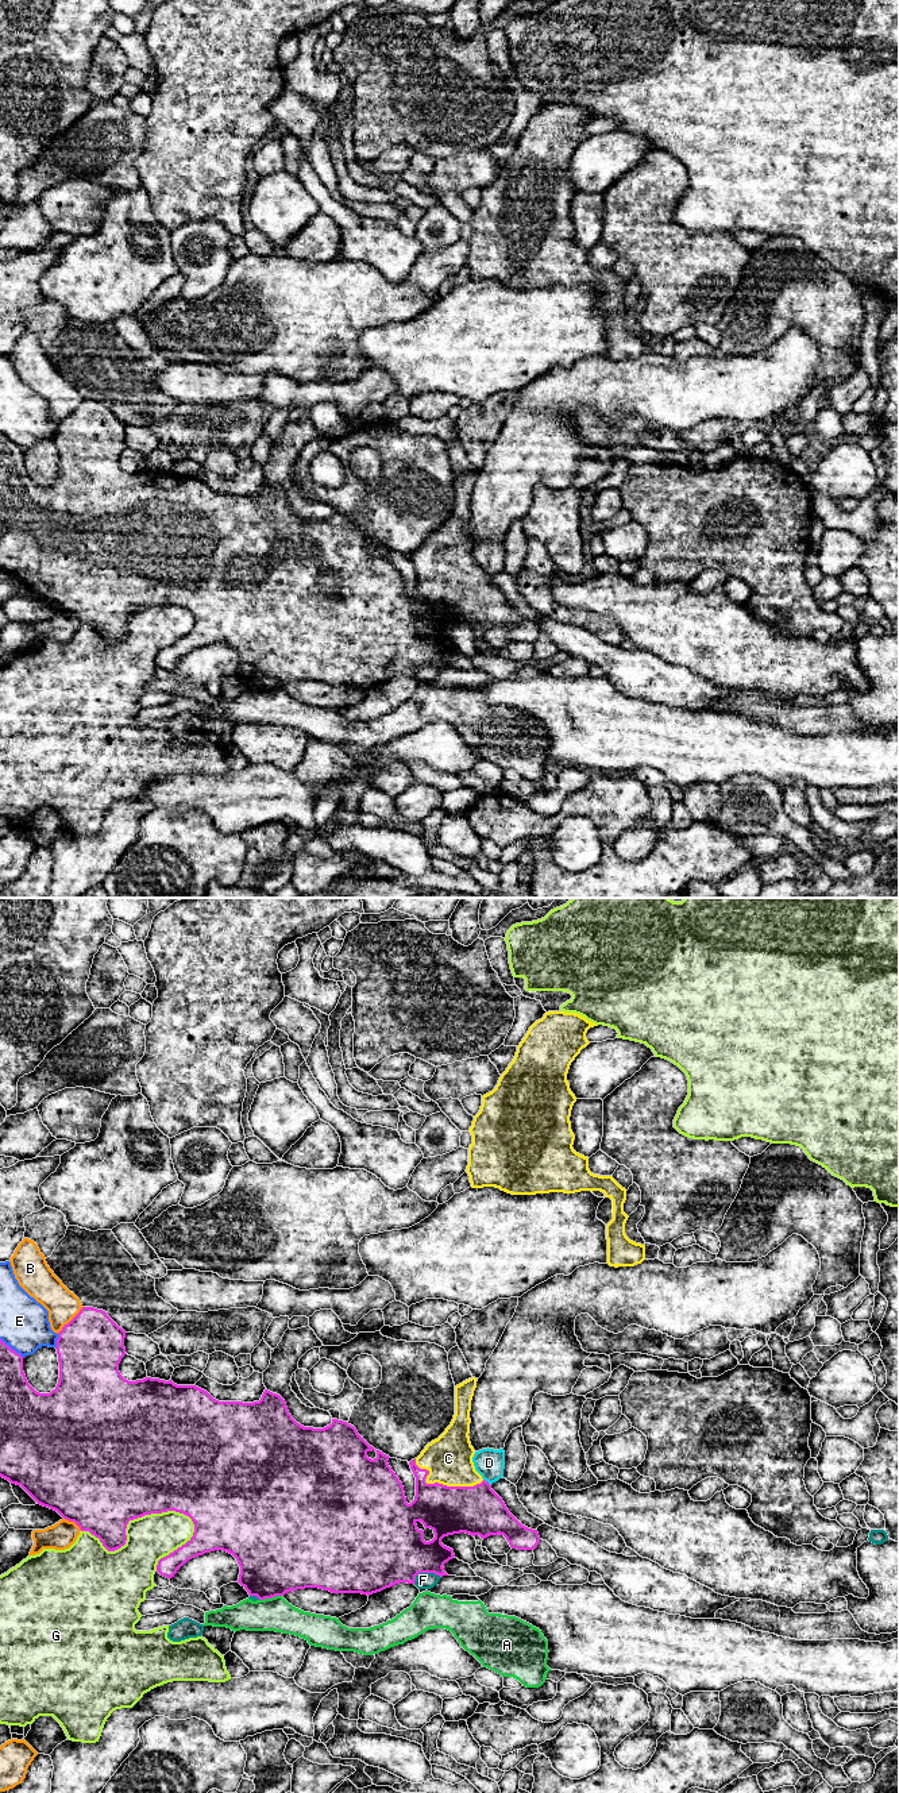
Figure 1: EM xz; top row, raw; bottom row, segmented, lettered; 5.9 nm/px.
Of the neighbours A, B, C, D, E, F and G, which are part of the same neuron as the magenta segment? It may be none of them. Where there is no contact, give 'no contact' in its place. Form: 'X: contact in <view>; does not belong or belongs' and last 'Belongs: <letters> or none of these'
A: contact in xz; does not belong
B: contact in xz; does not belong
C: contact in xz; belongs
D: contact in xz; does not belong
E: contact in xz; does not belong
F: contact in xz; does not belong
G: contact in xz; does not belong
Belongs: C

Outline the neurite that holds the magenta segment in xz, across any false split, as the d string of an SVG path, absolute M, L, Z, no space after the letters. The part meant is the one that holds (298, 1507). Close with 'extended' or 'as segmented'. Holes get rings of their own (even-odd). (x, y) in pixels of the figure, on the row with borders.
M82 1307L58 1333L59 1379L57 1387L50 1393L39 1393L28 1384L23 1372L23 1357L0 1339L0 1477L11 1484L20 1485L38 1504L57 1511L69 1522L74 1522L81 1531L89 1531L100 1539L108 1551L115 1551L126 1545L126 1528L130 1520L144 1515L175 1511L192 1519L194 1532L185 1545L158 1561L157 1572L170 1580L189 1559L215 1550L223 1550L232 1554L240 1566L238 1582L250 1596L265 1600L305 1588L370 1596L398 1582L414 1584L418 1573L435 1573L440 1577L448 1576L443 1566L455 1554L452 1549L441 1543L441 1539L454 1534L466 1532L472 1536L479 1535L482 1539L499 1534L506 1538L512 1549L517 1550L535 1550L540 1542L537 1530L522 1526L509 1512L502 1499L491 1489L491 1485L475 1470L472 1462L475 1450L468 1437L471 1400L478 1381L475 1377L455 1387L455 1415L451 1424L437 1439L428 1443L417 1458L409 1462L416 1477L416 1496L408 1504L402 1482L387 1464L390 1457L370 1446L358 1434L356 1428L347 1422L332 1419L332 1423L324 1428L304 1427L292 1418L285 1400L267 1389L265 1389L259 1401L242 1403L219 1401L196 1385L177 1385L171 1380L165 1381L146 1377L143 1380L128 1381L119 1372L119 1364L126 1354L124 1338L126 1331L105 1311ZM417 1522L421 1522L425 1528L433 1531L435 1538L432 1541L424 1541L424 1531L417 1528Z | extended

